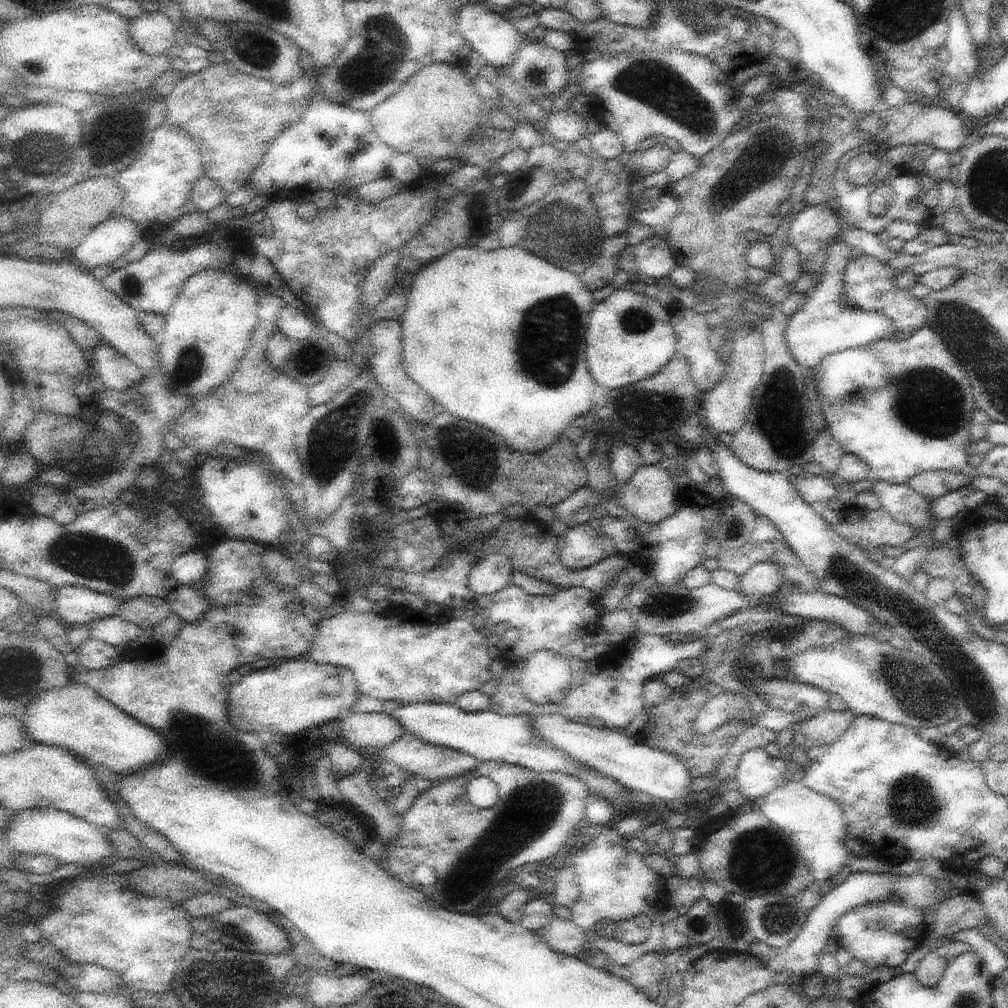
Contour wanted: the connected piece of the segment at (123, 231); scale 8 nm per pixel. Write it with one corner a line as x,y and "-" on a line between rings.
111,217
96,226
68,255
88,270
113,265
116,260
126,256
142,236
136,222

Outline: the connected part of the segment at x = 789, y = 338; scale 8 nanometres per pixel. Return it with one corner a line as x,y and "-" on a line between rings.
843,239
831,247
823,278
812,290
806,303
789,319
785,340
796,363
807,372
813,372
822,358
847,348
869,346
895,334
892,320
884,314
853,306
845,294
844,274
851,262
851,247

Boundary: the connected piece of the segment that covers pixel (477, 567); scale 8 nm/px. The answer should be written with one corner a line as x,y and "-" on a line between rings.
493,553
487,558
475,561
474,566
468,570
467,586
475,593
481,596
491,596
506,589
513,578
513,563
506,554

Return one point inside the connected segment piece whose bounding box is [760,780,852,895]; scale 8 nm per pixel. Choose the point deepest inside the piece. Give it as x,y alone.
815,823

